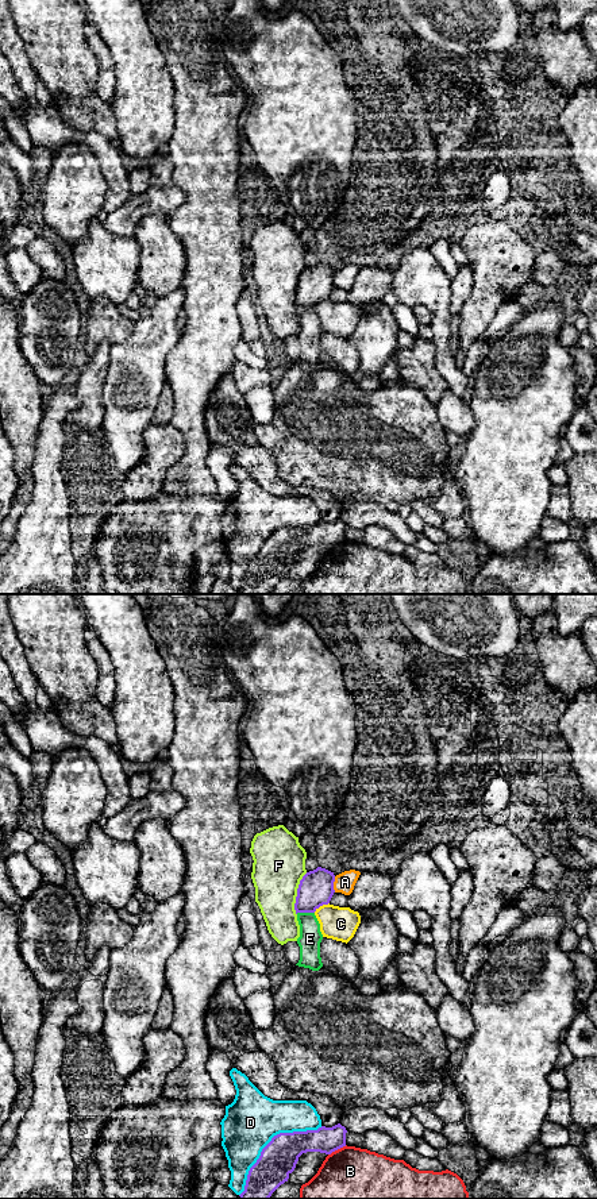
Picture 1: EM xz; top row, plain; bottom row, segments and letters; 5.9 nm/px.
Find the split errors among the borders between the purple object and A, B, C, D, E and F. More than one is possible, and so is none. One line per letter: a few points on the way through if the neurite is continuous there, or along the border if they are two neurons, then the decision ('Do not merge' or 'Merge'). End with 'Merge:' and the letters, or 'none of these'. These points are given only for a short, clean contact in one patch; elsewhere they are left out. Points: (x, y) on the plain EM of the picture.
A: Boundary: xz (335, 272), (334, 286). Do not merge
B: Do not merge
C: Do not merge
D: Do not merge
E: Do not merge
F: Do not merge
Merge: none of these

